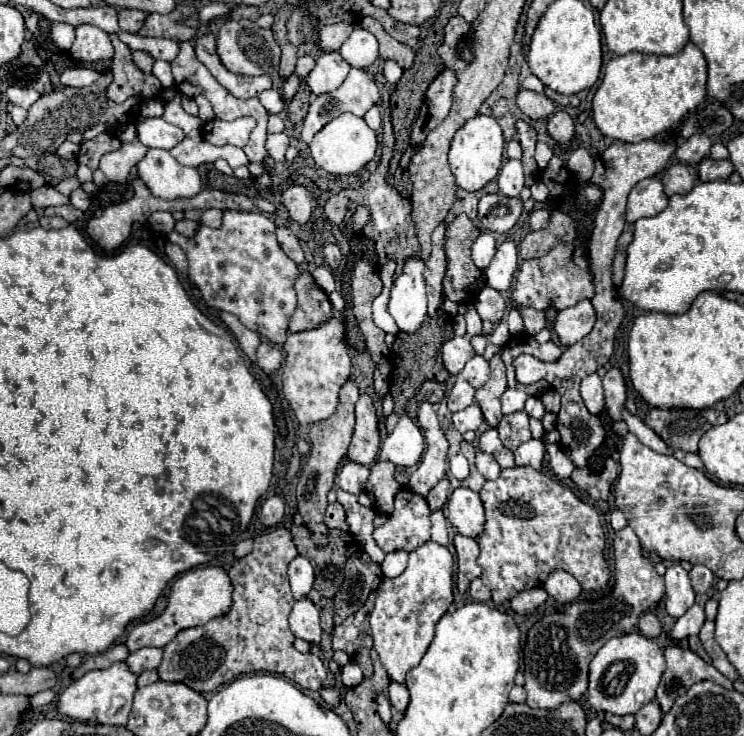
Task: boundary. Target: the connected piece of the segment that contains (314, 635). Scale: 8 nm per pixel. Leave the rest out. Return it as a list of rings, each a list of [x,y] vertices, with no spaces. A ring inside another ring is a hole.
[[[300,599],[294,603],[294,609],[290,613],[290,631],[294,637],[300,637],[308,641],[310,645],[318,645],[322,637],[322,627],[320,627],[320,615],[318,609],[310,599]]]

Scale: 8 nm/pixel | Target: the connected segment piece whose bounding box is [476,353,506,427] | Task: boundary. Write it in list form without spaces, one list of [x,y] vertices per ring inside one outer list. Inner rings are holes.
[[[496,353],[490,359],[490,369],[492,369],[490,379],[480,389],[476,389],[476,403],[480,405],[486,423],[490,427],[496,427],[502,419],[500,397],[506,391],[506,367],[500,353]]]

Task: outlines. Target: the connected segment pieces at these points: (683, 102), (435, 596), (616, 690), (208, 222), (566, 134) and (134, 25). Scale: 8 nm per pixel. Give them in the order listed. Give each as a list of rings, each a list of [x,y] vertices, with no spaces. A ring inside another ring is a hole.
[[[688,43],[674,55],[626,53],[608,61],[602,83],[592,99],[598,129],[618,141],[640,143],[670,131],[682,117],[706,99],[708,63],[704,53]]]
[[[428,541],[410,553],[408,567],[394,579],[384,579],[378,587],[376,607],[370,613],[374,649],[380,655],[390,679],[404,683],[408,669],[416,667],[434,639],[438,619],[454,601],[452,595],[454,559],[444,545]]]
[[[636,631],[622,637],[614,637],[594,655],[590,663],[588,703],[596,711],[608,711],[614,715],[638,713],[646,703],[656,697],[656,687],[662,679],[664,669],[664,653],[654,639],[644,637]]]
[[[206,209],[202,211],[202,217],[200,217],[200,223],[206,225],[206,227],[220,227],[222,225],[222,211],[220,209]]]
[[[564,111],[554,113],[548,119],[548,135],[566,149],[568,143],[570,143],[570,139],[572,139],[572,135],[574,135],[574,123],[572,123],[570,115],[564,113]]]
[[[120,9],[118,13],[120,19],[120,29],[126,33],[138,33],[140,27],[146,21],[146,13],[138,11],[138,9]]]

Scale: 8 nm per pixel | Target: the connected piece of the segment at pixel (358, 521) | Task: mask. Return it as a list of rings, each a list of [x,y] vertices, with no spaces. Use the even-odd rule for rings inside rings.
[[[336,489],[336,495],[338,495],[338,501],[351,512],[346,514],[346,521],[349,525],[349,533],[352,533],[360,545],[364,547],[364,551],[370,555],[370,559],[374,563],[382,563],[384,561],[384,551],[376,545],[373,537],[373,521],[374,521],[374,509],[372,507],[362,507],[358,503],[356,495],[352,493],[346,493],[342,489]]]

